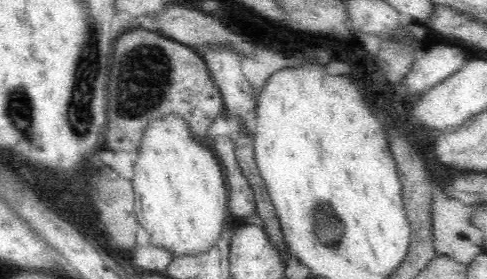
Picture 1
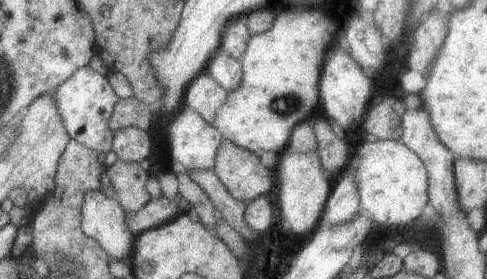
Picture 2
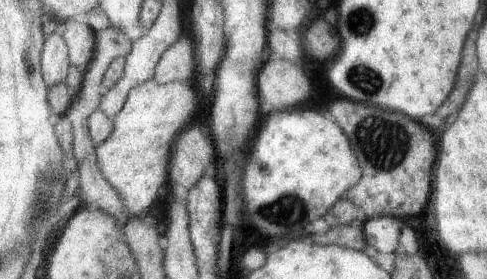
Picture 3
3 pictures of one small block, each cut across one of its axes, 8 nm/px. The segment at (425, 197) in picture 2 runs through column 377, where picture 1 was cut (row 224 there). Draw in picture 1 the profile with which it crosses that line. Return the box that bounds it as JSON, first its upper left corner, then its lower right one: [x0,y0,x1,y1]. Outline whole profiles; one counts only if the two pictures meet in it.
[132,114,230,258]

